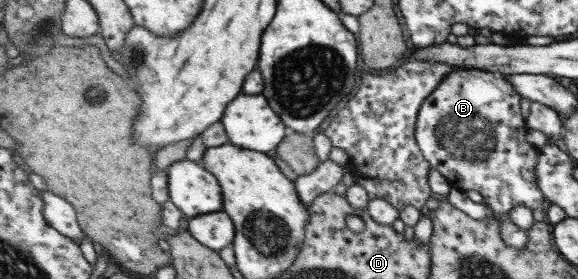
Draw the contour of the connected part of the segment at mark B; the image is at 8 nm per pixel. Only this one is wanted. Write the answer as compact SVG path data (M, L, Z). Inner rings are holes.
M463 68L463 71L453 71L443 78L425 99L418 113L418 123L414 126L414 139L418 140L426 162L439 171L450 186L463 191L477 191L489 208L490 217L499 222L500 238L513 249L524 247L527 238L526 233L509 220L509 209L517 205L525 205L531 210L540 208L544 200L535 185L537 149L526 141L527 127L520 112L520 98L499 75Z

